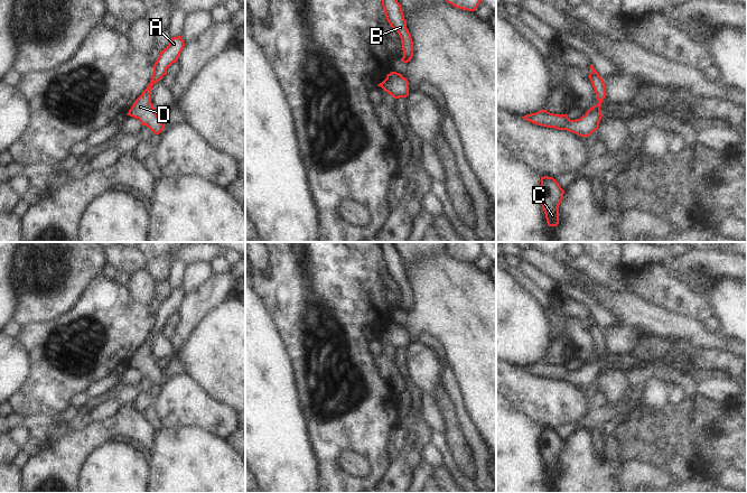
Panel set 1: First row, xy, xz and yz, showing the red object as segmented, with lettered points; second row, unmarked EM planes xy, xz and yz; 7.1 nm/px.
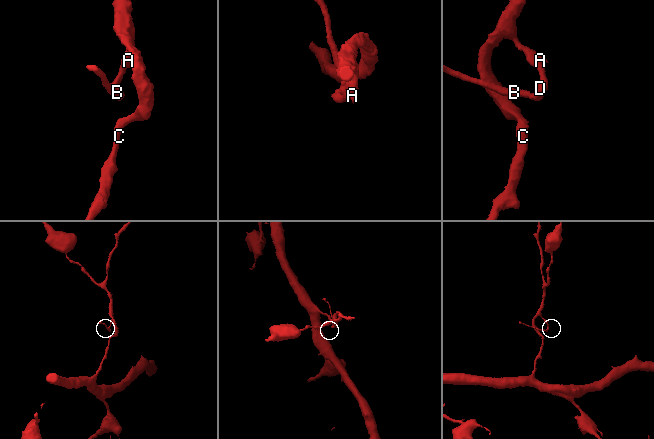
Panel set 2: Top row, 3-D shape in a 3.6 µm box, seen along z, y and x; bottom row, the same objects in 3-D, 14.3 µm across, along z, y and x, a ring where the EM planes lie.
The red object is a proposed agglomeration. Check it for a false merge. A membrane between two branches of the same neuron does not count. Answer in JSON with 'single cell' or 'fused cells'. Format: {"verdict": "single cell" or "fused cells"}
{"verdict": "single cell"}

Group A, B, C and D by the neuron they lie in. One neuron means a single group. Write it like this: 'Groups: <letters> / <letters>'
Groups: A B C D

